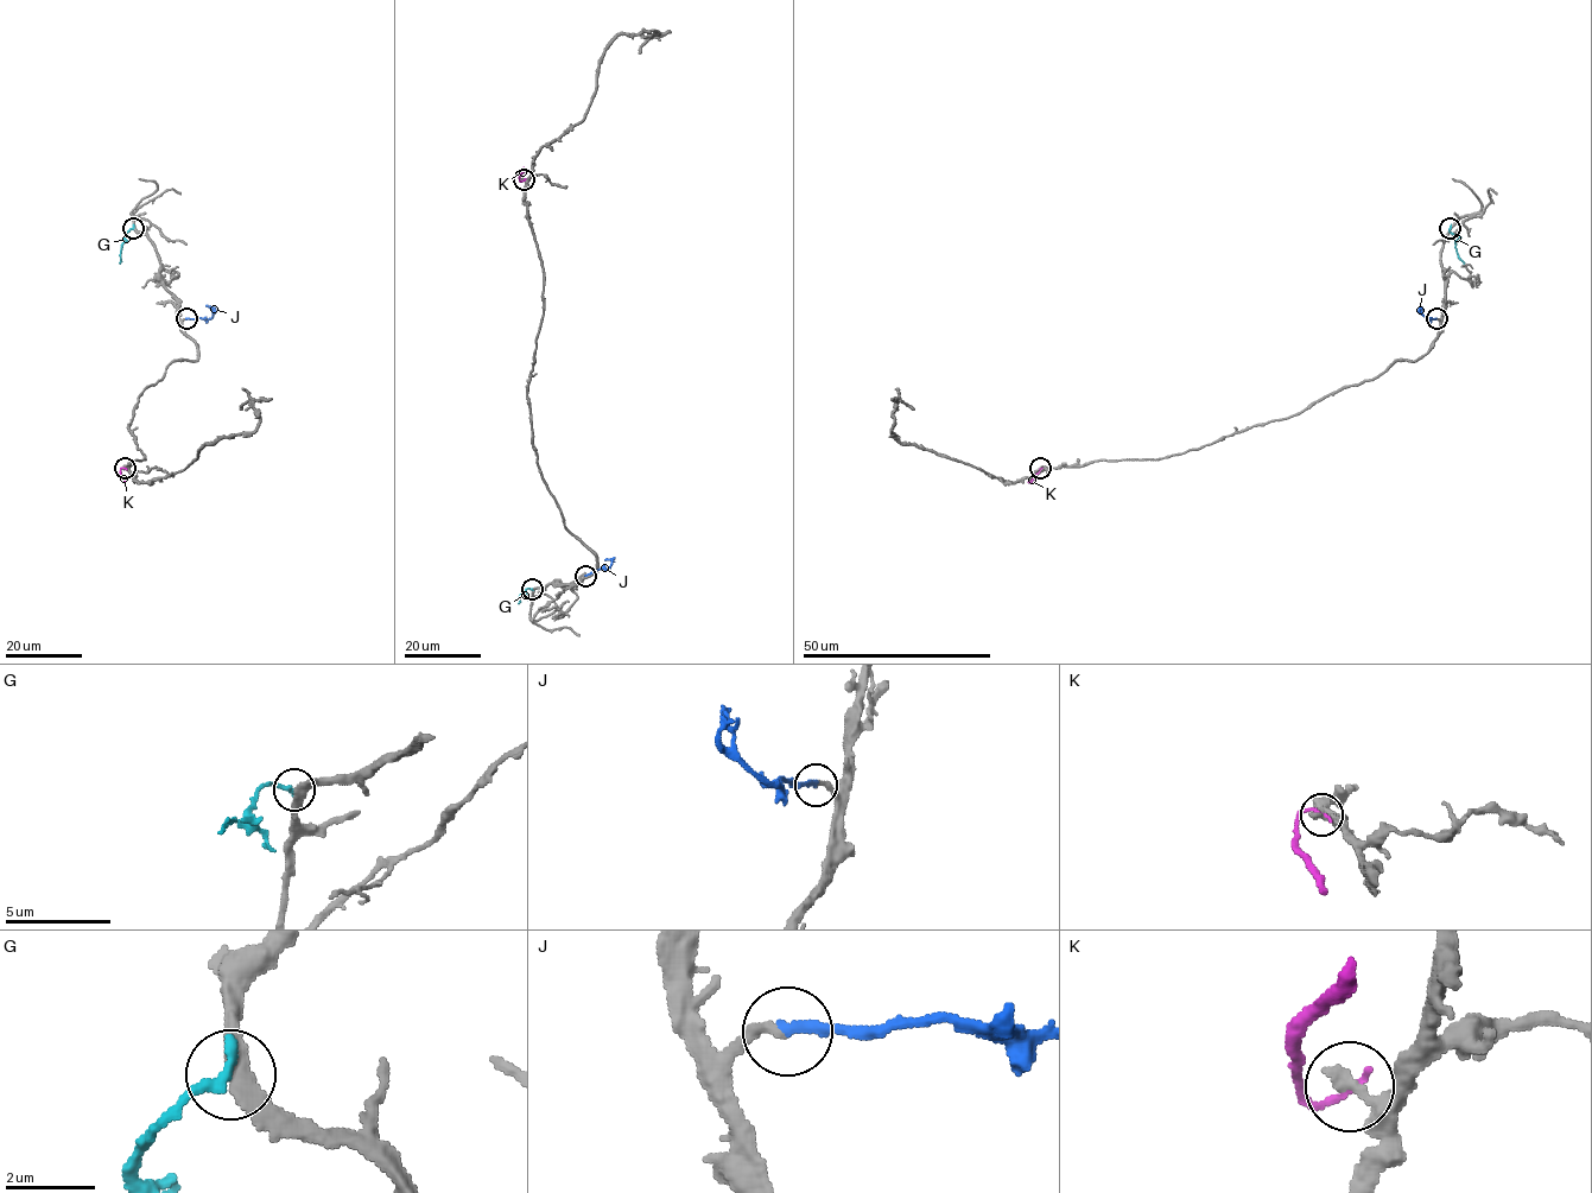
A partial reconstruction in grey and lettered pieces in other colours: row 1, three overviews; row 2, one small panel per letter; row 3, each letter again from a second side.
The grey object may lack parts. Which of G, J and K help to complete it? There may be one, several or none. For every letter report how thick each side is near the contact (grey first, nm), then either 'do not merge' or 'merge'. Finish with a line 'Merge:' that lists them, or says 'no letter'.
G: 360/260 nm | do not merge
J: 200/220 nm | merge
K: 280/160 nm | do not merge
Merge: J

